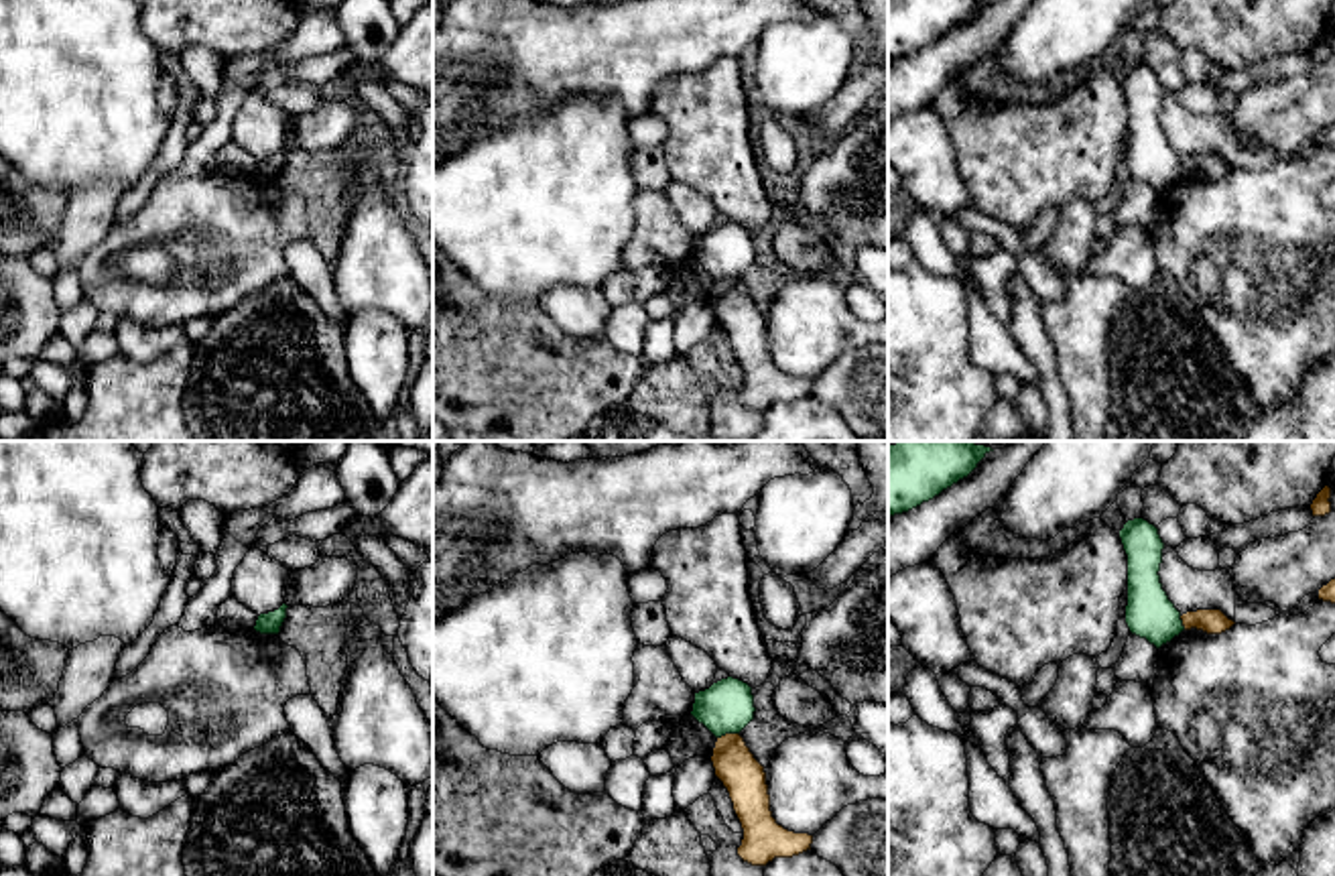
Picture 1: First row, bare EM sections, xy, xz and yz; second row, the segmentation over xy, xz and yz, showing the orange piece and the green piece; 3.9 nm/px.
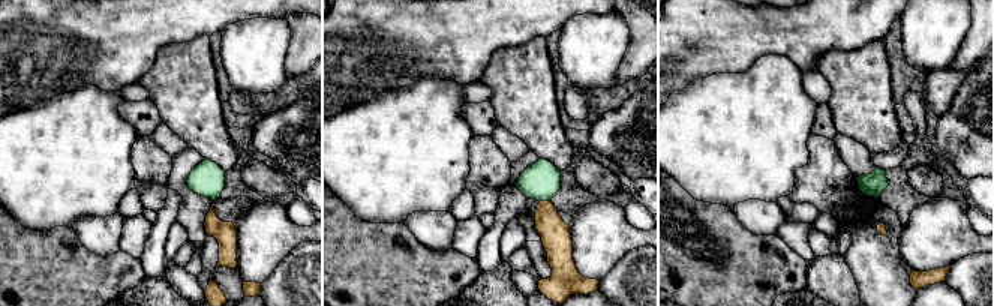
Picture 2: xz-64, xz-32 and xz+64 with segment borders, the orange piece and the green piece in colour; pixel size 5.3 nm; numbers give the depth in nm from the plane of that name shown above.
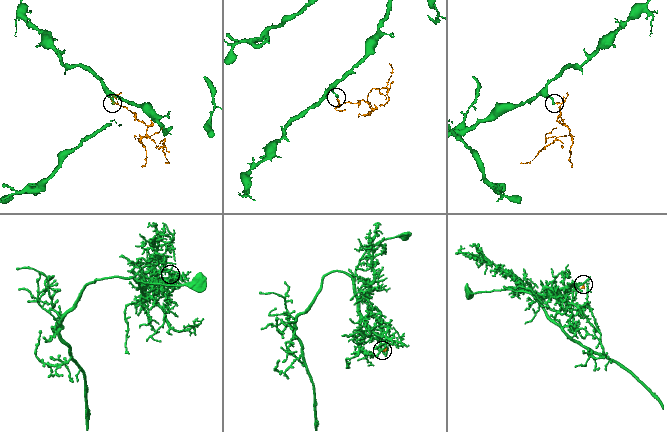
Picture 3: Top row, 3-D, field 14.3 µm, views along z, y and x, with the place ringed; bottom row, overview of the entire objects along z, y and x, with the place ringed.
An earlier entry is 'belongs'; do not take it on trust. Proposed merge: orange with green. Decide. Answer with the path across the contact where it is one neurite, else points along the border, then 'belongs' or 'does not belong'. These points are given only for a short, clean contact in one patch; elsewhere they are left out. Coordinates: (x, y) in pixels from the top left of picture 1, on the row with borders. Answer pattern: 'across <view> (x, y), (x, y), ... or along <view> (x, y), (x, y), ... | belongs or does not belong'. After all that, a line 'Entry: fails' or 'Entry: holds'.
along xz (738, 732), (726, 732), (718, 738) | does not belong
Entry: fails

